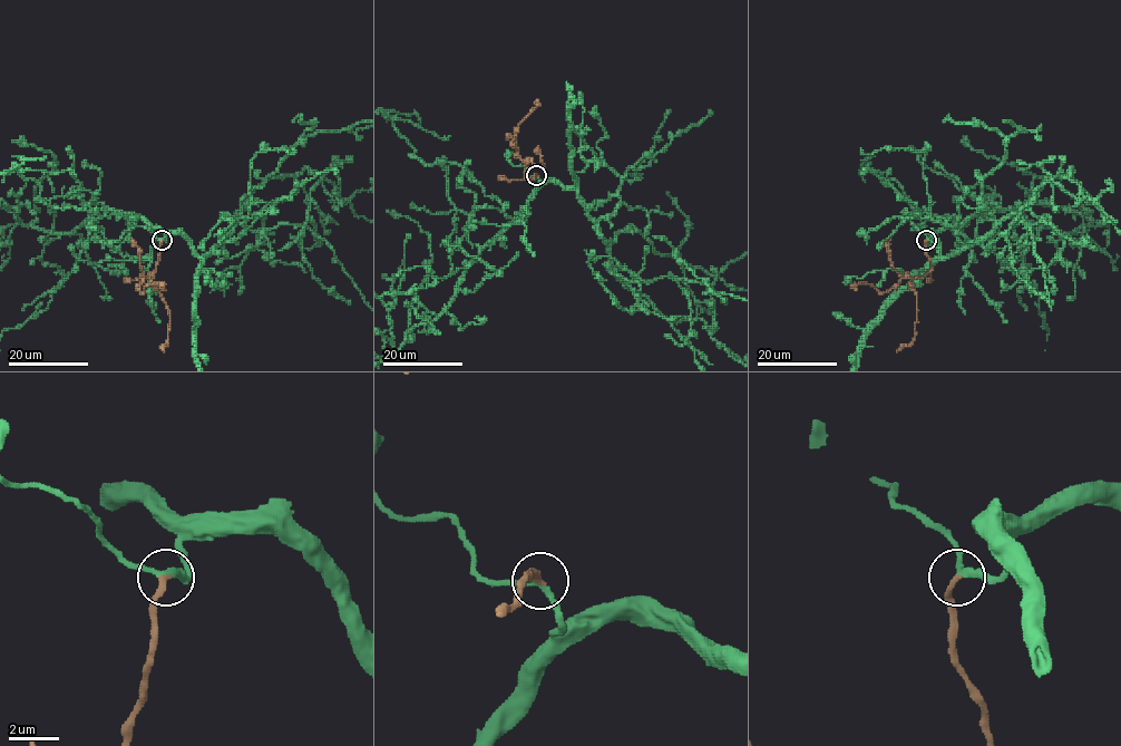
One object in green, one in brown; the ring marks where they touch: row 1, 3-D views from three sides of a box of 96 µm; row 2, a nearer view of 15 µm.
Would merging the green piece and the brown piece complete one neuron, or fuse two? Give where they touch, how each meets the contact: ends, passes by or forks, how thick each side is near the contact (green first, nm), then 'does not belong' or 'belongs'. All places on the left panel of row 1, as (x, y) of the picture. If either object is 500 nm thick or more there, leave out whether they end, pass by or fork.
place (162, 240); green passes by; brown ends; calibres 220 and 240 nm; belongs

